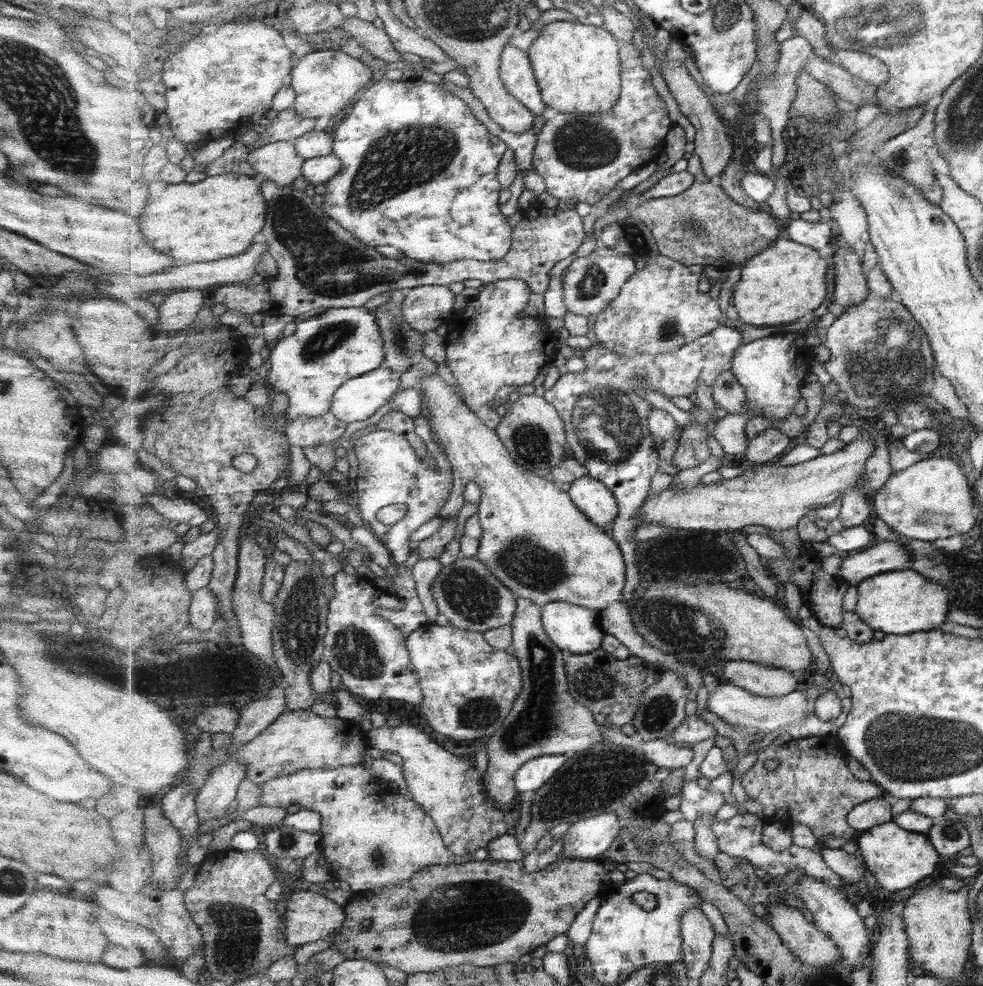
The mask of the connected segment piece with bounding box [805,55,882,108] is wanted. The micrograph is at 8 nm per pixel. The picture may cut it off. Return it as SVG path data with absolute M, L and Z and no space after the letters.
M813 55L805 66L807 72L825 82L844 105L859 108L866 104L882 106L877 98L878 87L863 81L836 61L826 62Z

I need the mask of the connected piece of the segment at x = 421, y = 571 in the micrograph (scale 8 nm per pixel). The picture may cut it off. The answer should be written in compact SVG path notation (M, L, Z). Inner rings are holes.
M439 557L420 558L413 566L412 572L417 584L417 592L425 605L428 622L435 622L440 612L433 597L433 582L439 578L443 565Z

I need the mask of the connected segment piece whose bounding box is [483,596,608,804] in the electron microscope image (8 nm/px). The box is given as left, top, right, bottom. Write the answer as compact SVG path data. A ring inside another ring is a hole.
M519 596L511 625L512 647L523 670L523 692L517 697L507 720L488 740L491 764L487 770L487 778L483 778L489 796L500 804L509 804L515 796L522 796L514 780L515 773L525 763L541 756L585 752L599 742L606 742L605 732L608 729L597 722L591 709L577 701L570 693L565 652L546 633L542 621L542 607Z

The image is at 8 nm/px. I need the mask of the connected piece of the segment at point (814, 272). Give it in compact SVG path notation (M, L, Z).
M786 235L779 236L744 266L741 282L733 285L735 292L732 292L730 304L745 324L762 327L787 325L803 318L807 312L816 311L829 298L826 253L791 240Z

